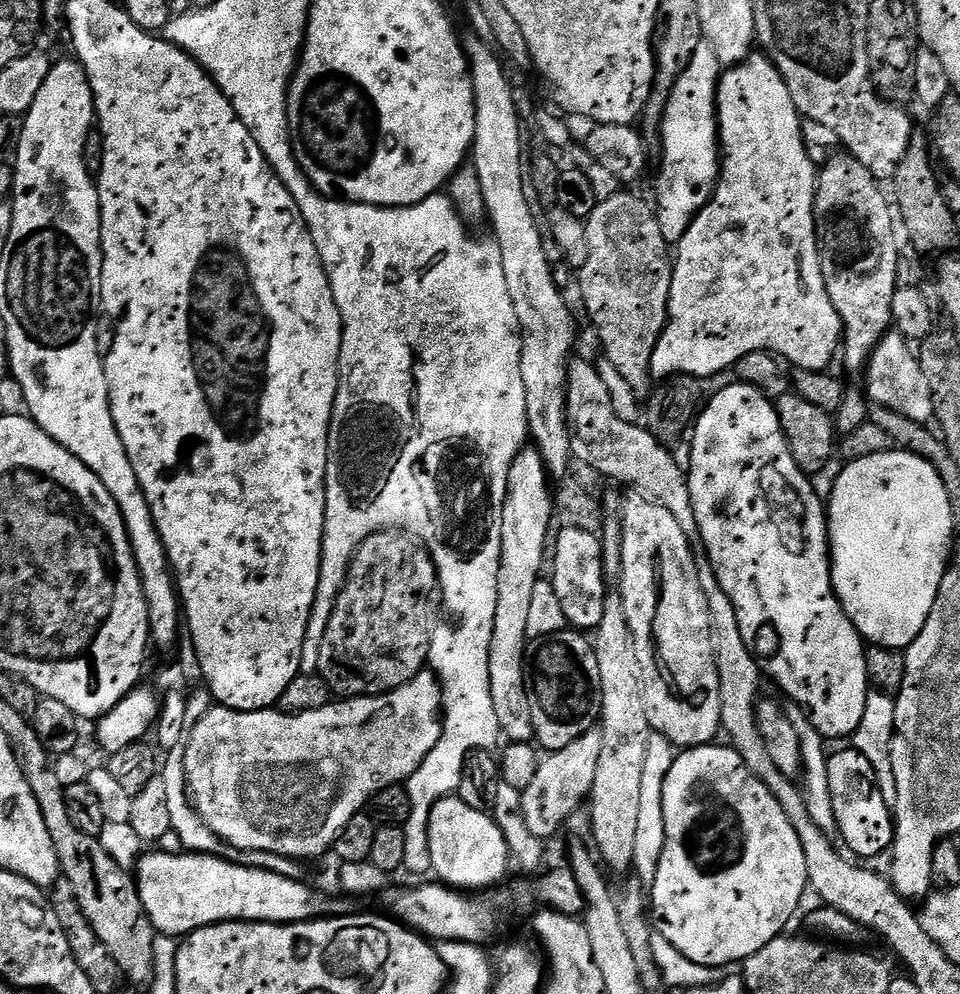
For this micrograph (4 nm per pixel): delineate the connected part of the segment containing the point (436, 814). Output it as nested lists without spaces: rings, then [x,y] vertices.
[[[459,795],[445,796],[430,810],[428,823],[432,872],[457,890],[488,890],[510,872],[508,847],[502,830],[487,812],[466,806]]]

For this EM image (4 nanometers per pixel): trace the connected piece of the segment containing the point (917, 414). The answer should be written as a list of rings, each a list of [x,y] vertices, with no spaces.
[[[895,330],[889,331],[888,335],[882,338],[882,342],[872,351],[868,360],[866,395],[872,404],[881,404],[914,422],[928,424],[934,416],[930,382],[926,374],[922,374],[917,353],[908,348],[911,348],[909,341]]]

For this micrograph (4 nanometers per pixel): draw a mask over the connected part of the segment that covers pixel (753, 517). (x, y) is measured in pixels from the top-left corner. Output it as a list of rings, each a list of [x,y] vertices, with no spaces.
[[[739,382],[731,383],[721,392],[716,390],[711,393],[710,399],[701,407],[690,432],[692,457],[690,466],[686,469],[686,475],[690,498],[694,502],[694,518],[698,522],[700,531],[699,543],[704,543],[704,548],[708,551],[706,560],[712,566],[712,573],[718,578],[720,589],[730,598],[730,602],[734,602],[734,610],[738,614],[738,630],[742,630],[742,638],[755,656],[763,675],[767,679],[769,676],[789,696],[787,699],[791,703],[800,705],[808,713],[808,721],[819,730],[821,736],[829,741],[836,740],[839,736],[851,737],[852,733],[858,730],[858,722],[862,722],[862,714],[866,710],[866,698],[870,691],[864,657],[866,644],[860,631],[844,613],[840,599],[832,589],[832,561],[825,501],[820,500],[818,494],[814,494],[811,479],[800,469],[798,462],[794,462],[794,454],[790,454],[790,446],[784,437],[775,403],[762,395],[754,386]]]

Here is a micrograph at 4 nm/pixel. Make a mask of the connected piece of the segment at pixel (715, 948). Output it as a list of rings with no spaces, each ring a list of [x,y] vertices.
[[[716,742],[703,744],[701,748],[689,748],[681,751],[676,757],[674,766],[666,774],[666,786],[662,790],[662,818],[666,822],[666,842],[662,850],[662,858],[658,862],[658,874],[652,879],[650,885],[650,916],[654,921],[655,931],[678,954],[686,954],[690,962],[698,962],[698,966],[710,966],[717,970],[723,970],[727,964],[739,965],[750,959],[762,946],[776,939],[785,931],[784,928],[792,920],[792,915],[800,908],[806,893],[806,873],[804,870],[804,855],[802,854],[802,842],[798,842],[798,834],[794,826],[786,818],[782,806],[778,806],[778,798],[766,790],[764,783],[754,774],[750,774],[746,764],[739,754],[730,746],[719,748]]]

